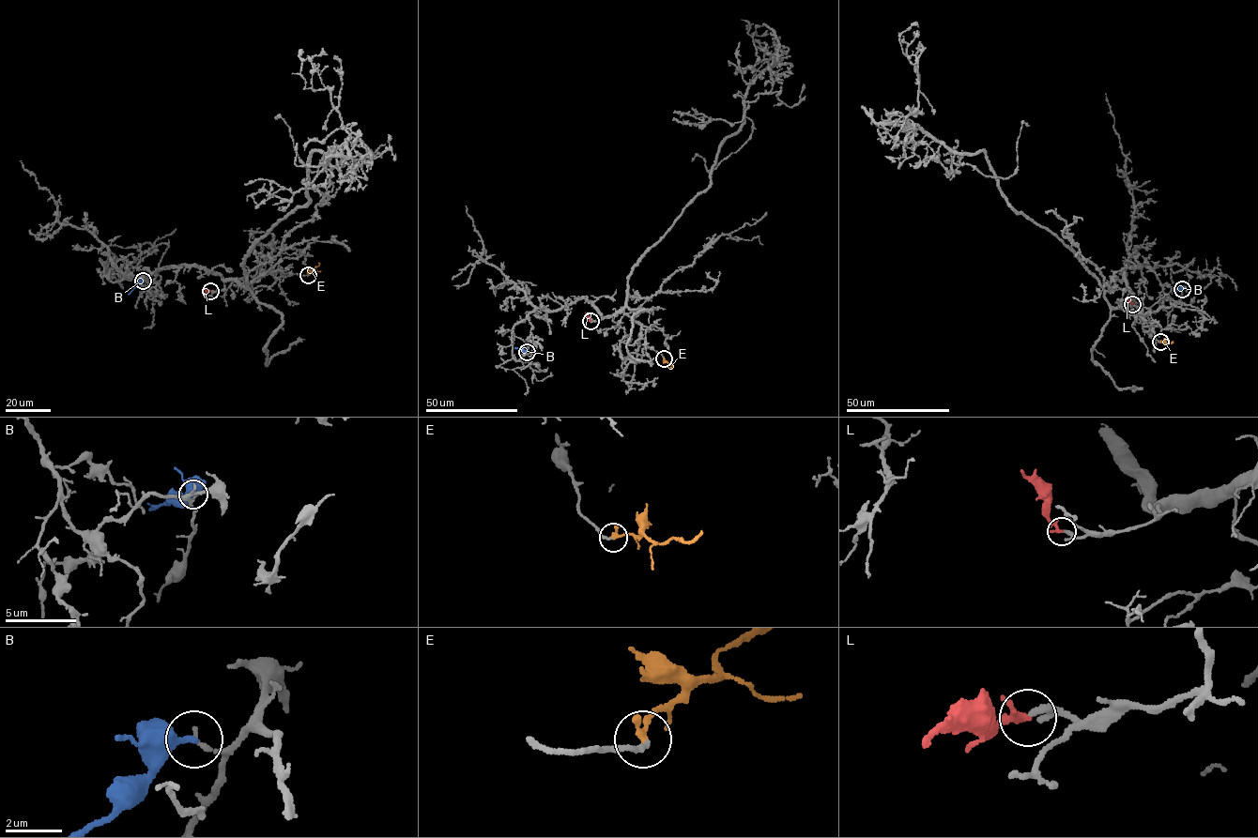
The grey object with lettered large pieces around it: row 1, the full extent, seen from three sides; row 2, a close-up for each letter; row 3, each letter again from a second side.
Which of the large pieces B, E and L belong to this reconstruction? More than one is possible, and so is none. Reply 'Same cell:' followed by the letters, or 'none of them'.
Same cell: E

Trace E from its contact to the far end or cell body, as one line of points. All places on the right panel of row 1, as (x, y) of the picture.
E: (1160, 342), (1173, 341)

